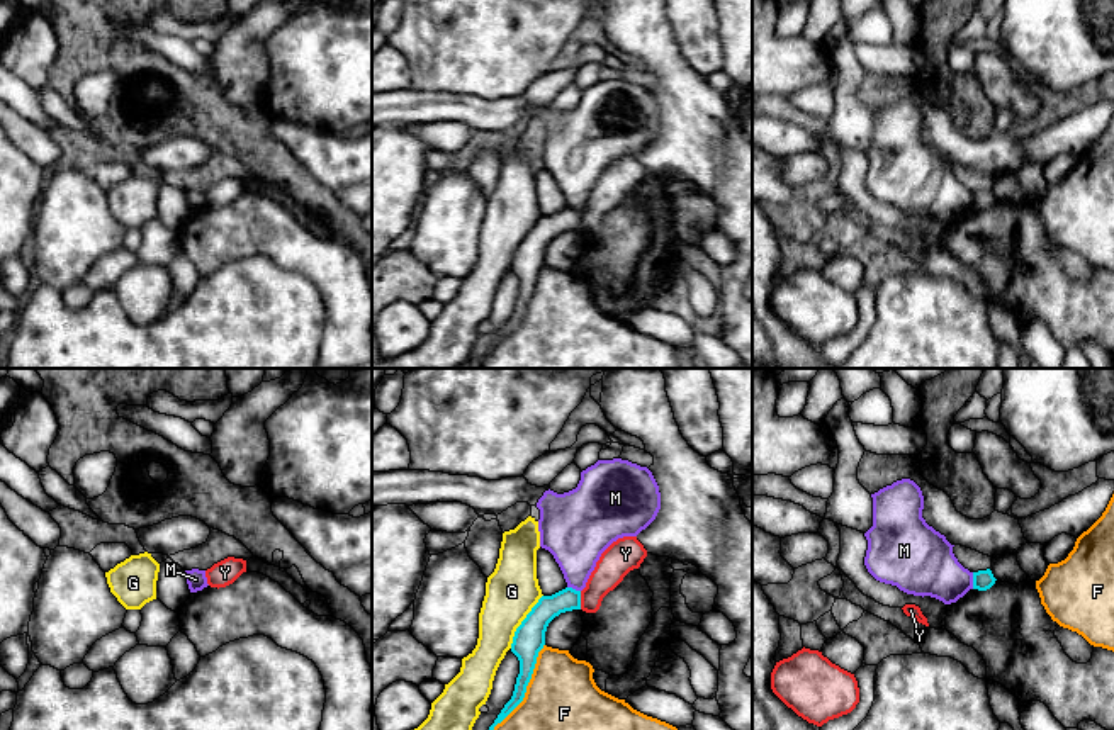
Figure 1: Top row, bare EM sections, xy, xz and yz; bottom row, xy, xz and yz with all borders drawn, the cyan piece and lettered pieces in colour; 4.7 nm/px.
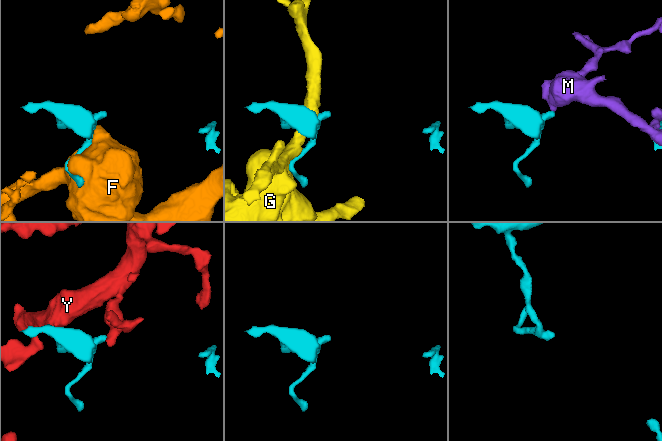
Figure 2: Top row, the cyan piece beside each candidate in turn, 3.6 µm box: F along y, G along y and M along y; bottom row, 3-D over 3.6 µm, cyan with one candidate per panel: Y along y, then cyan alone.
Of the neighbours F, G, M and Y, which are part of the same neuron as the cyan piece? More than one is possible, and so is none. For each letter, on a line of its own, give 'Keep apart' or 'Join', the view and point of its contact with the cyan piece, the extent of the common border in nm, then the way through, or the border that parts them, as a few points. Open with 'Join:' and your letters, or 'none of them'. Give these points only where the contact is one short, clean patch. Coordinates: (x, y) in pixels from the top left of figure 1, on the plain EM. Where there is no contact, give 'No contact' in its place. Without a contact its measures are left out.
Join: none of them
F: Keep apart. Touches cyan at xz (523, 316). Shared border 600 nm
G: Keep apart. Touches cyan at xz (522, 241). Shared border 300 nm
M: Keep apart. Touches cyan at yz (973, 201). Shared border 80 nm. Boundary: yz (972, 192), (973, 207)
Y: Keep apart. Touches cyan at xz (579, 219). Shared border 90 nm

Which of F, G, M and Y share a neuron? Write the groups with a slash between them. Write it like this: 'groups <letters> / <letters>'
groups F / G / M / Y

